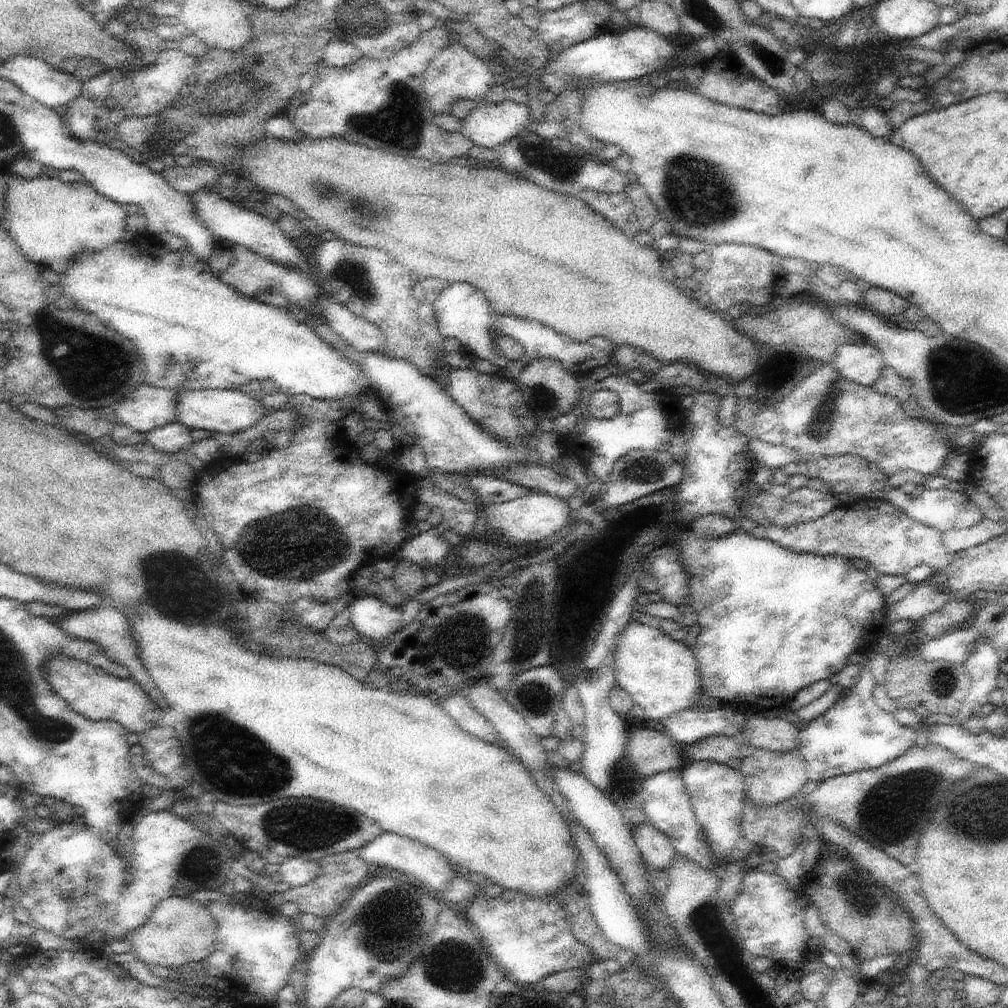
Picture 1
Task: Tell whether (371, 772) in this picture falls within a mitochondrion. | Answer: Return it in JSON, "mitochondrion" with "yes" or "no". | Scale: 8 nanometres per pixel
{"mitochondrion":"no"}

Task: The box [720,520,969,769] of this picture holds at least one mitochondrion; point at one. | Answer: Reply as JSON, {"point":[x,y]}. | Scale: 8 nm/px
{"point":[943,683]}

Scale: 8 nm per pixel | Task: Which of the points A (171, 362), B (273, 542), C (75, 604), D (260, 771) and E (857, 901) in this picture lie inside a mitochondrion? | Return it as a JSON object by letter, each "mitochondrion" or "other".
{"A":"mitochondrion","B":"mitochondrion","C":"other","D":"mitochondrion","E":"mitochondrion"}

